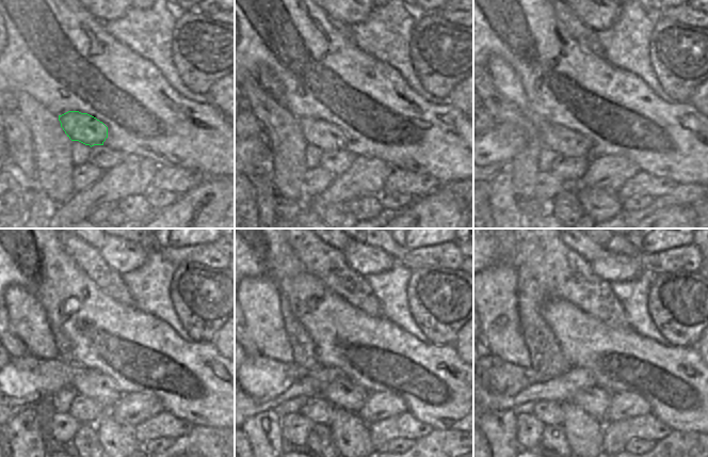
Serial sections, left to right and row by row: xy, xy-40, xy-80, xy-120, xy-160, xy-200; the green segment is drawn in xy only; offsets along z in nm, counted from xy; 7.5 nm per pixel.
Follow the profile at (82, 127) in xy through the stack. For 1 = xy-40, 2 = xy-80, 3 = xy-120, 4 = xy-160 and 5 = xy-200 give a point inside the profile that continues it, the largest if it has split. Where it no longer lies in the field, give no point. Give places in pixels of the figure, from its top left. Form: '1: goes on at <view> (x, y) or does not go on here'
1: goes on at xy-40 (327, 137)
2: goes on at xy-80 (562, 140)
3: goes on at xy-120 (90, 382)
4: goes on at xy-160 (341, 393)
5: goes on at xy-200 (595, 400)

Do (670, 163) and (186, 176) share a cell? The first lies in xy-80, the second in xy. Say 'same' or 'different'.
different

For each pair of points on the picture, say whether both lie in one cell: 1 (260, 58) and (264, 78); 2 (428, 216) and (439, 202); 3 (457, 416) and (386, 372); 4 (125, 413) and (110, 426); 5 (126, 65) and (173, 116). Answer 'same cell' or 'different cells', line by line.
1: different cells
2: same cell
3: same cell
4: different cells
5: same cell

